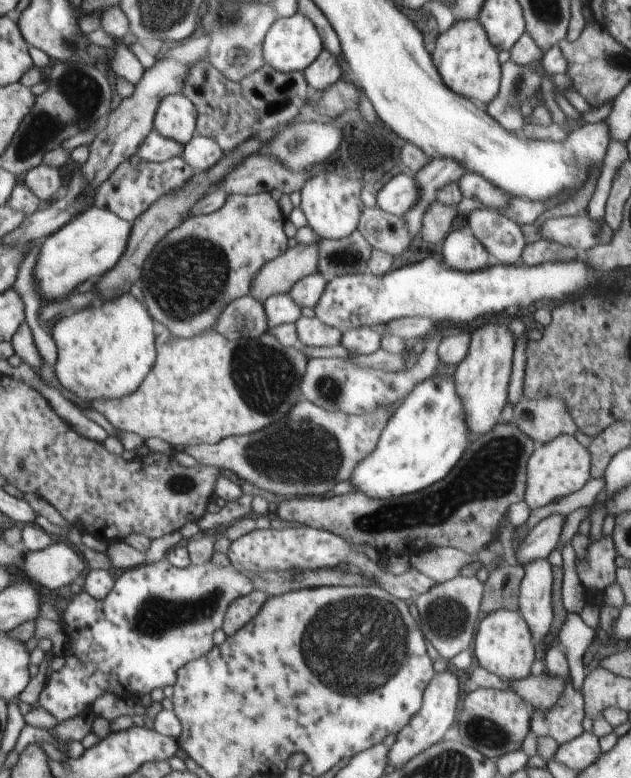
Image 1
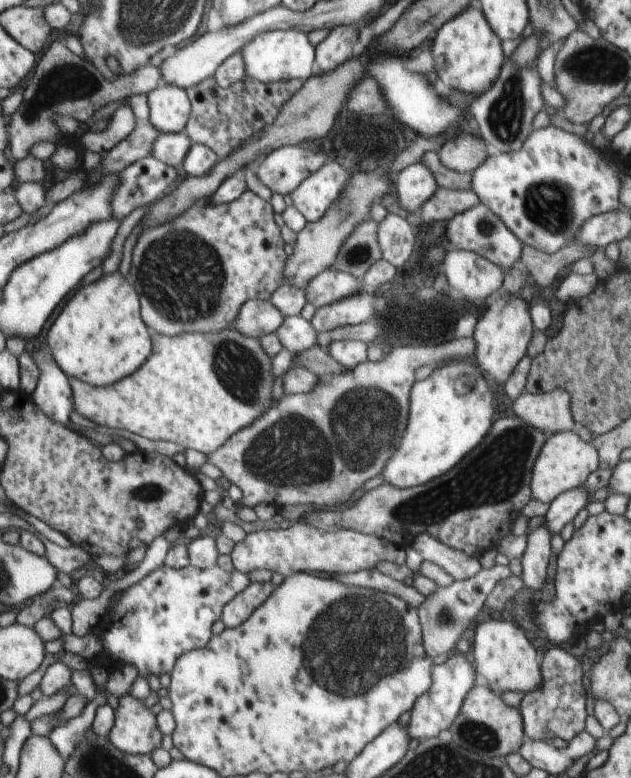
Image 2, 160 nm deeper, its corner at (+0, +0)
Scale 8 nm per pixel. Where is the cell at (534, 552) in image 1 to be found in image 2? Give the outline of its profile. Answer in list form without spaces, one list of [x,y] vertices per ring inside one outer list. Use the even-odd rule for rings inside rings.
[[[580,485],[559,494],[549,506],[545,514],[546,524],[551,536],[560,534],[561,528],[570,521],[589,503],[591,493]]]

